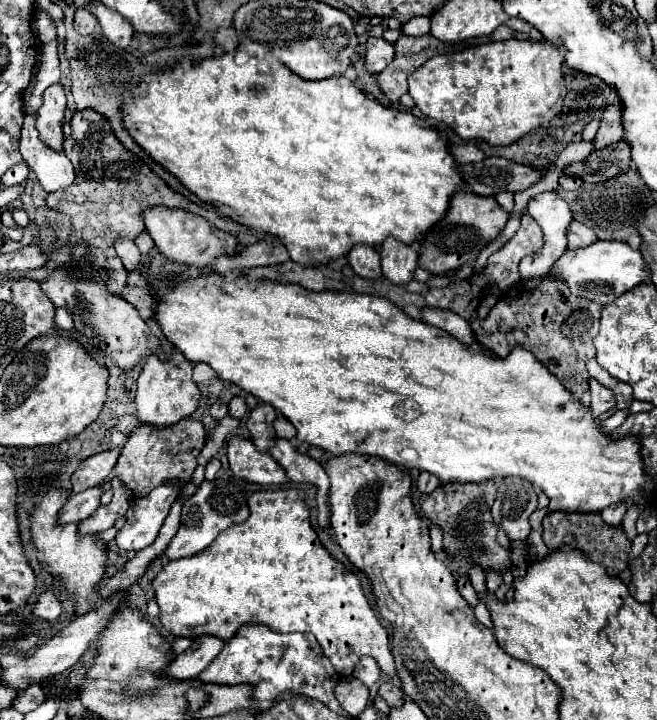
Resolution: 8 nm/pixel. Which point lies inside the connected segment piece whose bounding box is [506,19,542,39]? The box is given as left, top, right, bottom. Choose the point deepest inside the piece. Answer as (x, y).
(521, 26)

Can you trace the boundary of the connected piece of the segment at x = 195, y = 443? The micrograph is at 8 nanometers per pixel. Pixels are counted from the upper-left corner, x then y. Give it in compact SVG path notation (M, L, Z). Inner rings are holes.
M184 419L172 427L138 425L120 453L114 475L122 485L132 489L134 497L148 495L154 487L160 487L160 483L180 483L180 487L184 487L198 467L196 459L204 447L204 435L202 423L194 419Z

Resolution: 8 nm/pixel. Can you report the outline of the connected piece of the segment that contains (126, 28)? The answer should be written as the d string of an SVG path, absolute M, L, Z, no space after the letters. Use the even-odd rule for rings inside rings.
M88 1L86 7L90 7L90 11L98 17L100 27L102 27L102 33L114 45L118 45L118 47L128 47L130 45L132 35L134 35L134 29L132 29L132 25L122 15L118 15L112 9L108 9L106 5L100 5L98 1Z

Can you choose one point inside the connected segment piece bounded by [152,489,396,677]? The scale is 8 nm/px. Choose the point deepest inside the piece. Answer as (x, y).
(272, 570)

